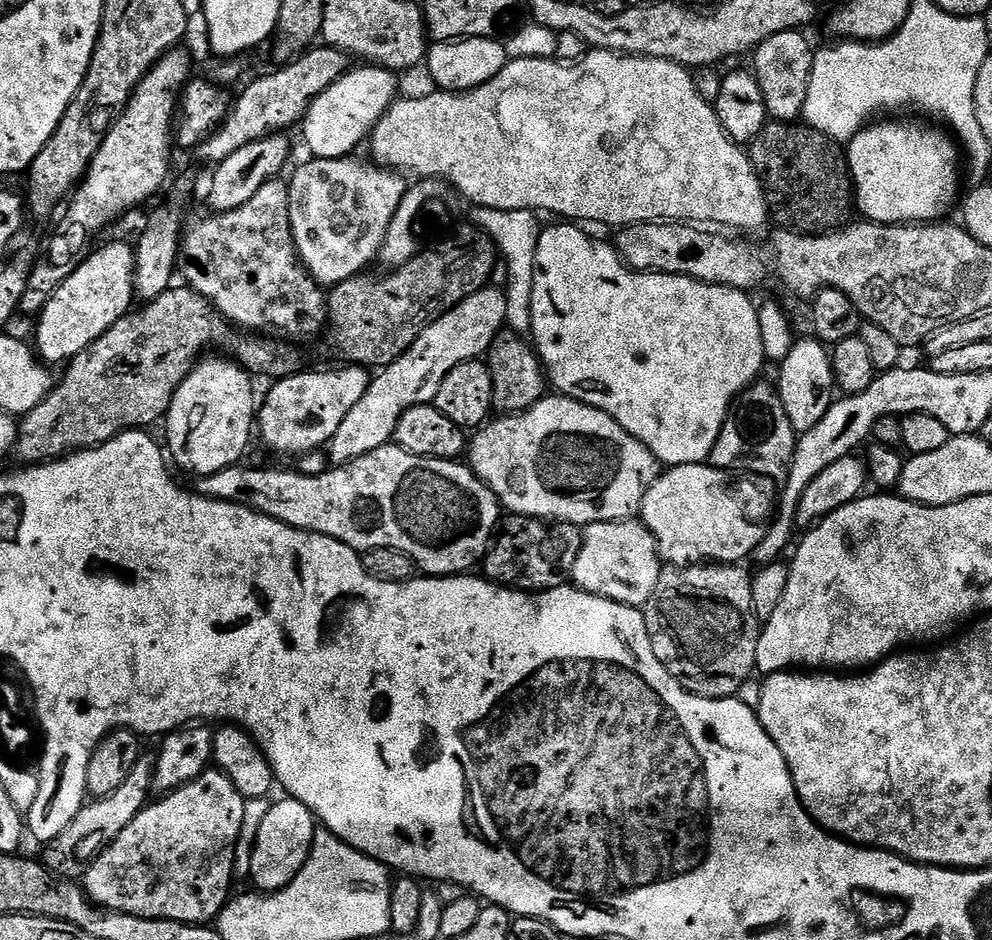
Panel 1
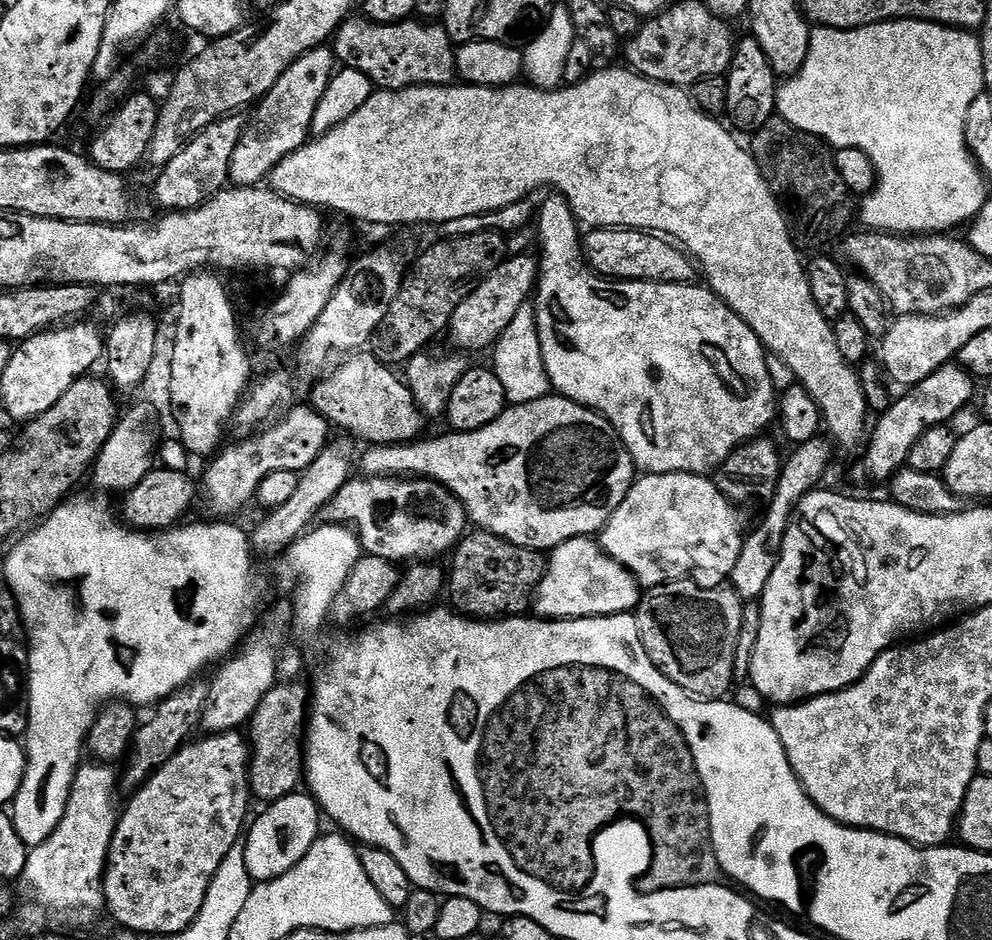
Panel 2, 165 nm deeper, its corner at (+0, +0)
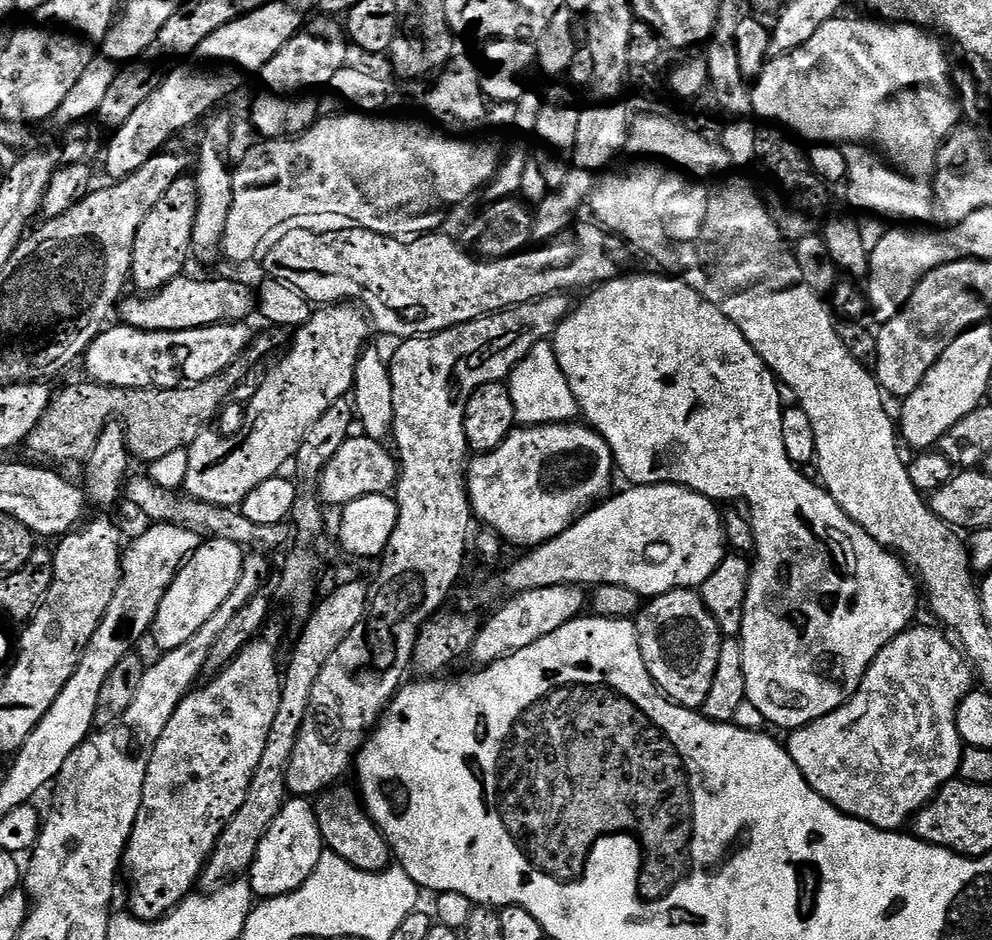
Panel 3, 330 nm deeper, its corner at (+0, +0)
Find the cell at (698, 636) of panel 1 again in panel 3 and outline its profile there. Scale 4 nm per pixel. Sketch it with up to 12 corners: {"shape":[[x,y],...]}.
{"shape":[[699,591],[634,617],[642,662],[681,708],[703,709],[720,627]]}

